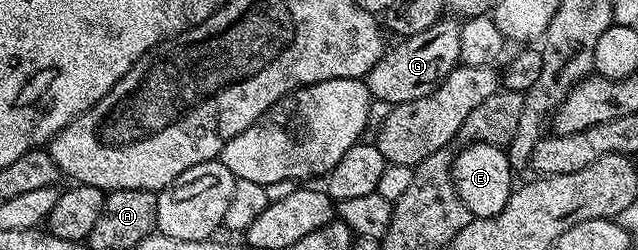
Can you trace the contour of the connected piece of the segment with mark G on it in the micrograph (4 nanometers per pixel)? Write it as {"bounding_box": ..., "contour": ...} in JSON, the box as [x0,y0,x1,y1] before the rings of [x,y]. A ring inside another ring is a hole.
{"bounding_box":[365,17,461,105],"contour":[[[444,17],[435,23],[425,33],[408,35],[395,48],[384,50],[383,56],[373,65],[371,72],[365,76],[365,82],[372,100],[380,99],[392,105],[405,101],[417,101],[417,97],[425,97],[438,83],[449,77],[453,68],[460,66],[459,54],[461,53],[461,26],[454,18]]]}

